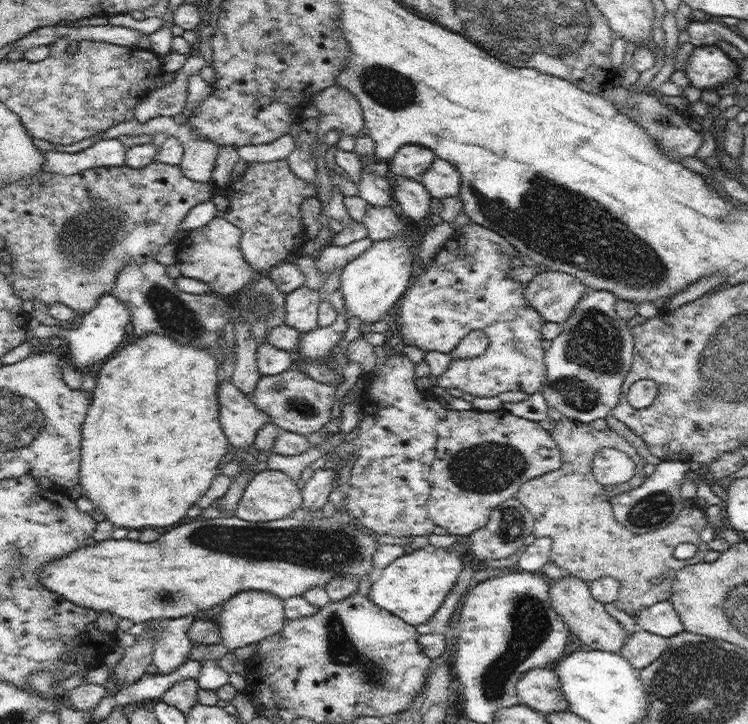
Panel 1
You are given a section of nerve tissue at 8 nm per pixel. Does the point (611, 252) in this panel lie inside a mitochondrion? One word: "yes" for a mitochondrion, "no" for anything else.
yes

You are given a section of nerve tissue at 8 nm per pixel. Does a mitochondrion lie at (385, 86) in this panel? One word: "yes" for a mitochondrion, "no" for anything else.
yes

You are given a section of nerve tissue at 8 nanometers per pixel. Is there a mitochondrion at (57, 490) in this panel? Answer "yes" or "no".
no

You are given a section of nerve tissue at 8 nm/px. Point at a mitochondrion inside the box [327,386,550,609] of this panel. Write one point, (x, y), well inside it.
(485, 468)

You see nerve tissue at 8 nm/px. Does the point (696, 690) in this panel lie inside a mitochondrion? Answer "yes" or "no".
yes

